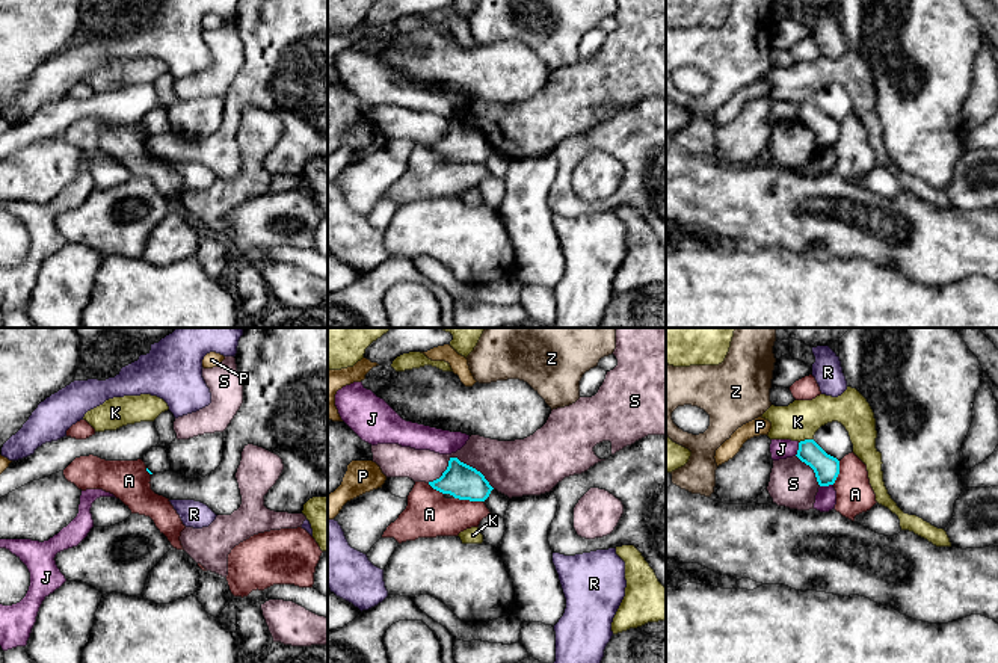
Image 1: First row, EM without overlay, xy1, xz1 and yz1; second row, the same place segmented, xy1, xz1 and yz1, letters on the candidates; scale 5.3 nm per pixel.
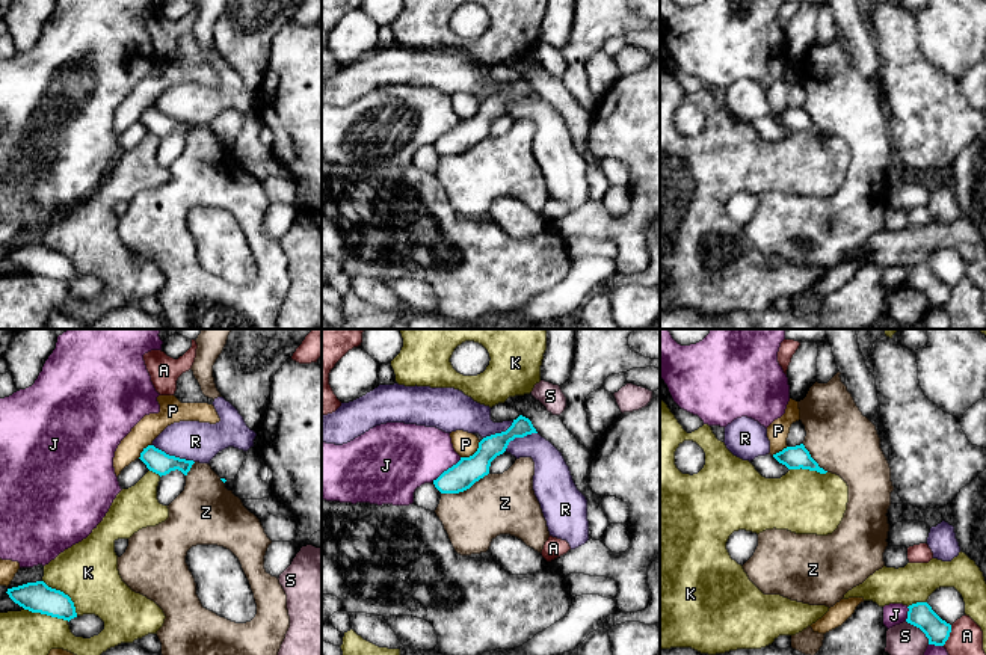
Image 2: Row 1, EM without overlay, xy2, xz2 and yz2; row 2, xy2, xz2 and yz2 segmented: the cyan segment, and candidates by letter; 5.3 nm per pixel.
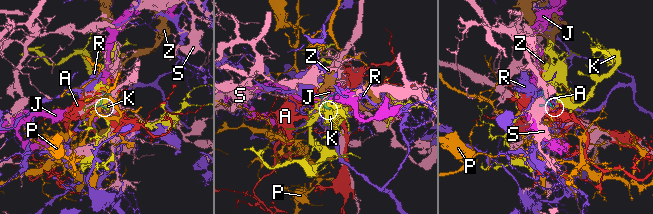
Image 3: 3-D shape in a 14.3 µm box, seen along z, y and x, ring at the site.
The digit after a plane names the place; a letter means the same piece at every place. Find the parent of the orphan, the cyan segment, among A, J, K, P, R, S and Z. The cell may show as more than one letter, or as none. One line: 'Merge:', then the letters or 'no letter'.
Merge: Z

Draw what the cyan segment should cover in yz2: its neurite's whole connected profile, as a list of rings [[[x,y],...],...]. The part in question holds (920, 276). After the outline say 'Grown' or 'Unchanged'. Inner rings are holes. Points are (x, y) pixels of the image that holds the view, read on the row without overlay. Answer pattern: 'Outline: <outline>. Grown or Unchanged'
Outline: [[[927,264],[907,269],[906,284],[920,290],[929,300],[929,306],[944,308],[950,299],[951,287],[942,282]]]. Unchanged

